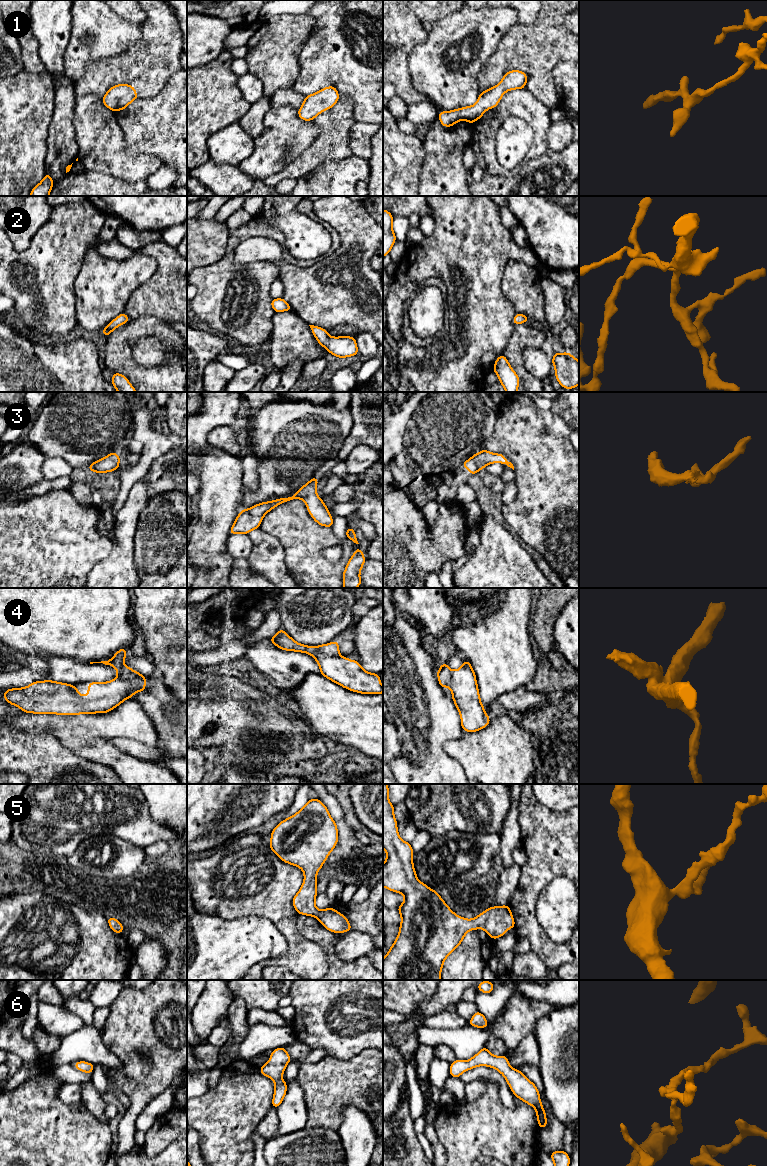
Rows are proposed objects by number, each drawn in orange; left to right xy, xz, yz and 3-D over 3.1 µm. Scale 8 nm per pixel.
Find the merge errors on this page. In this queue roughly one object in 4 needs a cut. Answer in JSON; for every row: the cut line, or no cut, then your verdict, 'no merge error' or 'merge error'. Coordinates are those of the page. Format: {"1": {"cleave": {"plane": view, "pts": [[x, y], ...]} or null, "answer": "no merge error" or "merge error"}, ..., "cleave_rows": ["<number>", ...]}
{"1": {"cleave": null, "answer": "no merge error"}, "2": {"cleave": null, "answer": "no merge error"}, "3": {"cleave": null, "answer": "no merge error"}, "4": {"cleave": {"plane": "xz", "pts": [[339, 655], [314, 657]]}, "answer": "merge error"}, "5": {"cleave": null, "answer": "no merge error"}, "6": {"cleave": null, "answer": "no merge error"}, "cleave_rows": ["4"]}

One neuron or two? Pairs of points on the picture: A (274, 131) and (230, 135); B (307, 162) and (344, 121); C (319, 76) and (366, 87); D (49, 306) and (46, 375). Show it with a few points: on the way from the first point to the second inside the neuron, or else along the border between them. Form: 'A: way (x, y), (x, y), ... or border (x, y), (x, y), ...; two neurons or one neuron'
A: border (255, 139), (254, 150), (243, 160); two neurons
B: way (317, 152), (334, 135), (334, 131); one neuron
C: way (331, 75), (354, 75); one neuron
D: border (56, 339), (64, 340); two neurons

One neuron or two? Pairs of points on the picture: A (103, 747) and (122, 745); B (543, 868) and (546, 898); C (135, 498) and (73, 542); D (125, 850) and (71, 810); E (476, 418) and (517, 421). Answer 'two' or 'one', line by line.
A: two
B: two
C: two
D: two
E: two

